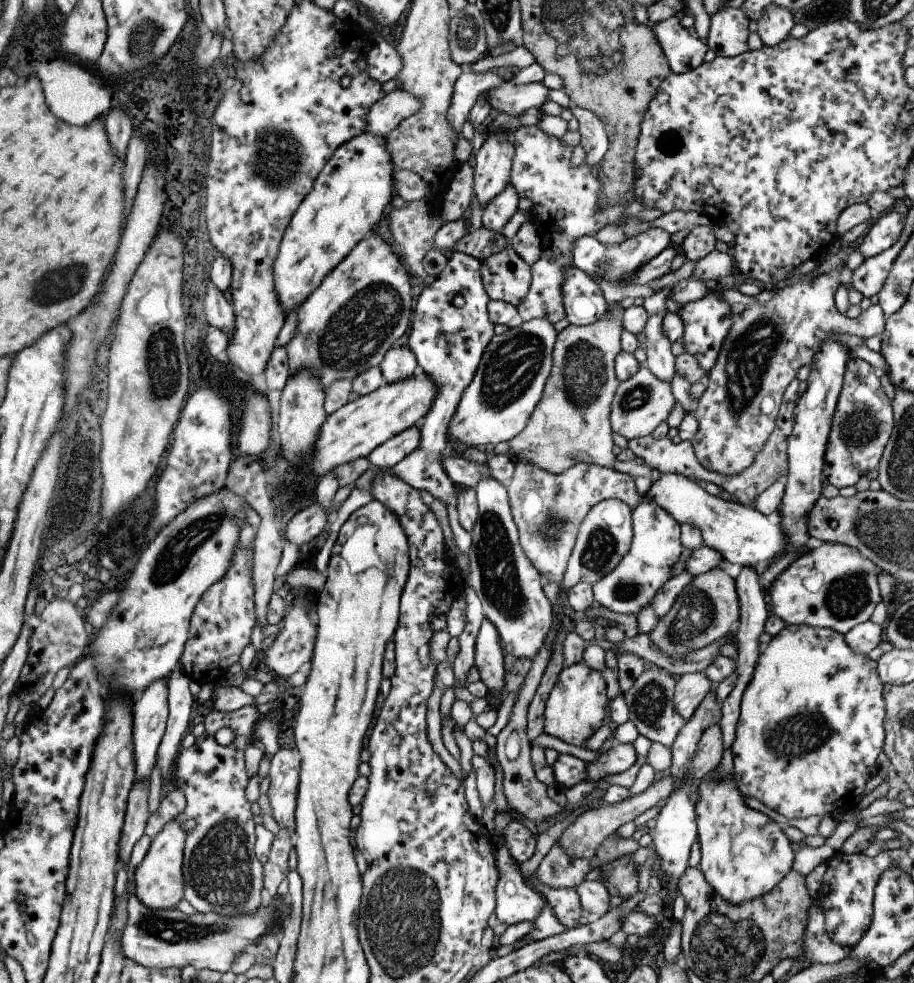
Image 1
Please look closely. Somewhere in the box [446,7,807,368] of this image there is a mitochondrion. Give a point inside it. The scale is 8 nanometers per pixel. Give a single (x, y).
(465, 34)

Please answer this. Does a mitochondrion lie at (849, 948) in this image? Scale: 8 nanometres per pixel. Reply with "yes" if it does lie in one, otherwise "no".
no

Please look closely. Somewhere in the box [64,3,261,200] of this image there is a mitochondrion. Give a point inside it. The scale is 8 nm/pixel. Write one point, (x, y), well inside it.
(146, 38)

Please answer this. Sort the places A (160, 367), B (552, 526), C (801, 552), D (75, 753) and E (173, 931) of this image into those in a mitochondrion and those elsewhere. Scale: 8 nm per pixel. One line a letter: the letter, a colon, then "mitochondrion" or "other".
A: mitochondrion
B: mitochondrion
C: other
D: other
E: mitochondrion

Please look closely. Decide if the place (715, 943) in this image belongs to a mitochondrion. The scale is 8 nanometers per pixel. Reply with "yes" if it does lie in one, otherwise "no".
yes

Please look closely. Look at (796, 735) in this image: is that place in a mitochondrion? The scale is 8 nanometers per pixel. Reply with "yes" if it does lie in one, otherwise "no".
yes

